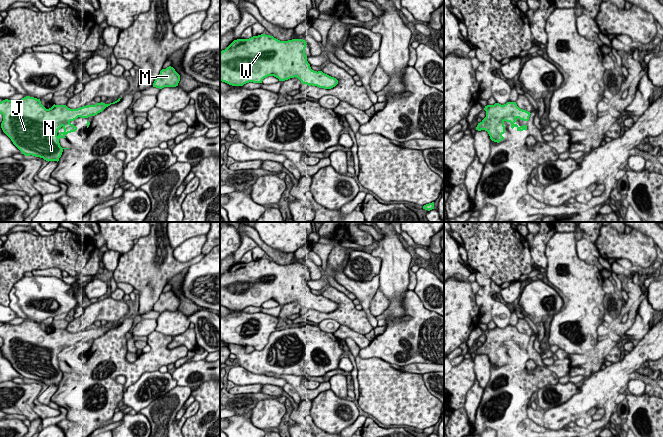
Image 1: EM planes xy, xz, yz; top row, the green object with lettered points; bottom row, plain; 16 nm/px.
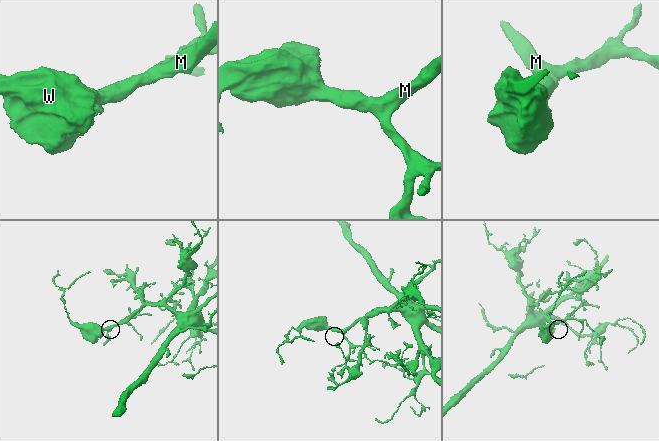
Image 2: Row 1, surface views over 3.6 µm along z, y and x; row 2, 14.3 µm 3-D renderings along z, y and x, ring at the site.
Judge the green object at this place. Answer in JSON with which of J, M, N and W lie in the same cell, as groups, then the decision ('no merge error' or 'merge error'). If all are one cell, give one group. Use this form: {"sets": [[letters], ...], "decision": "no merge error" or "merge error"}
{"sets": [["J", "M", "N", "W"]], "decision": "no merge error"}

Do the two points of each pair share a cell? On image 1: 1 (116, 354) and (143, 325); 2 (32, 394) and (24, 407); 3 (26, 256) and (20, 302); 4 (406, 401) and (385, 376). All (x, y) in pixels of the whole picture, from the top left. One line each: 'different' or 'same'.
1: different
2: same
3: different
4: same

